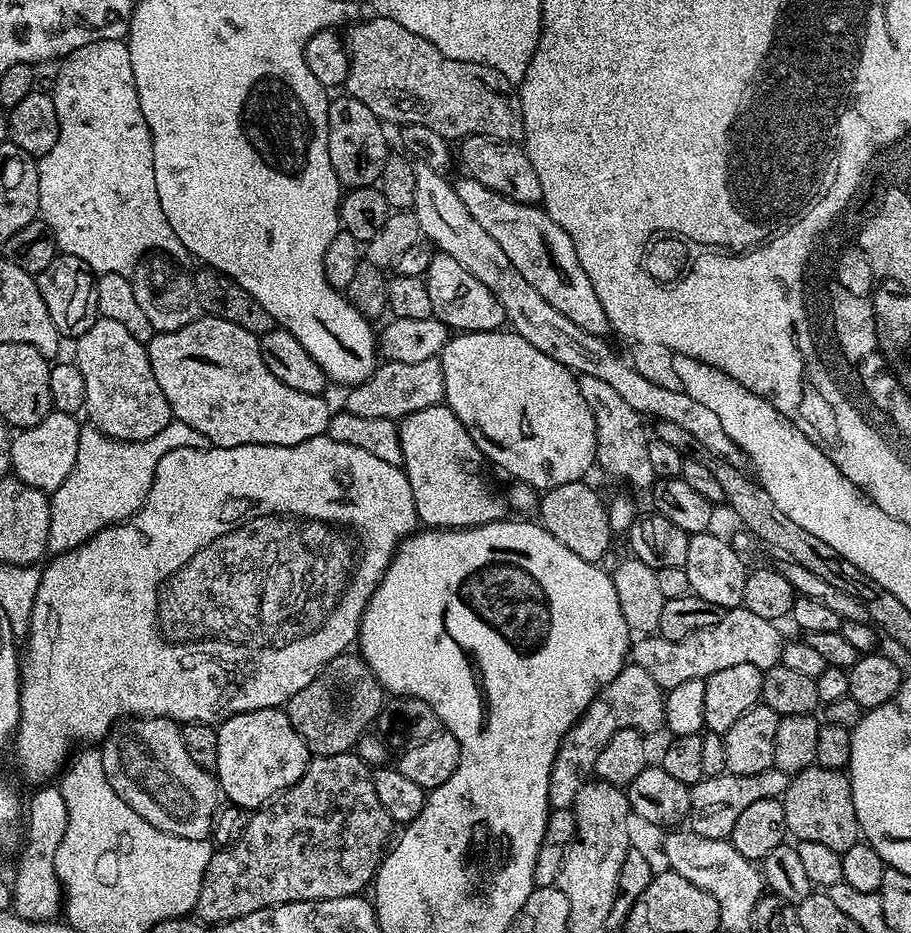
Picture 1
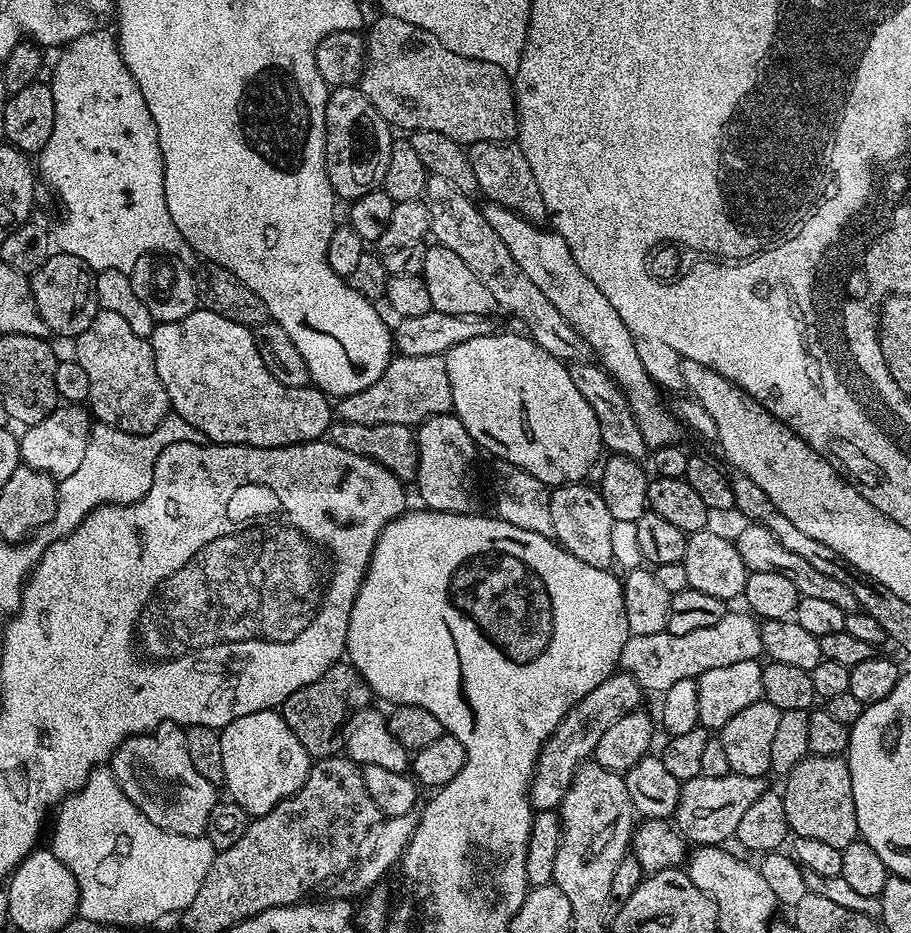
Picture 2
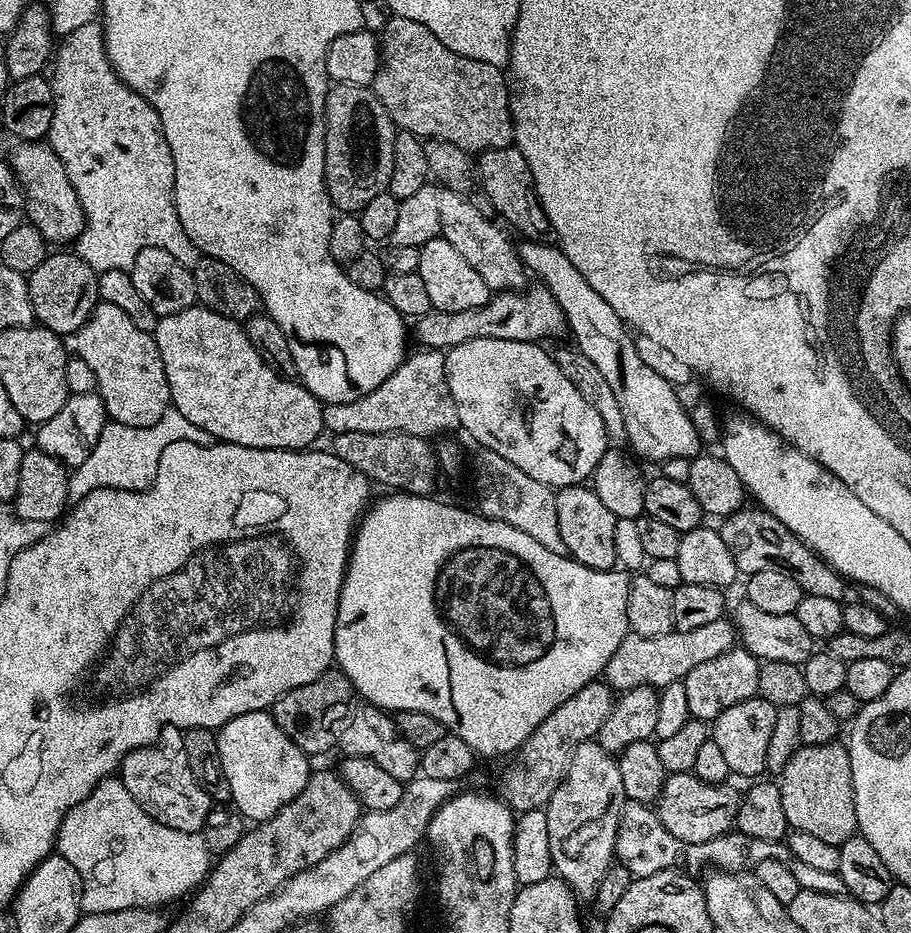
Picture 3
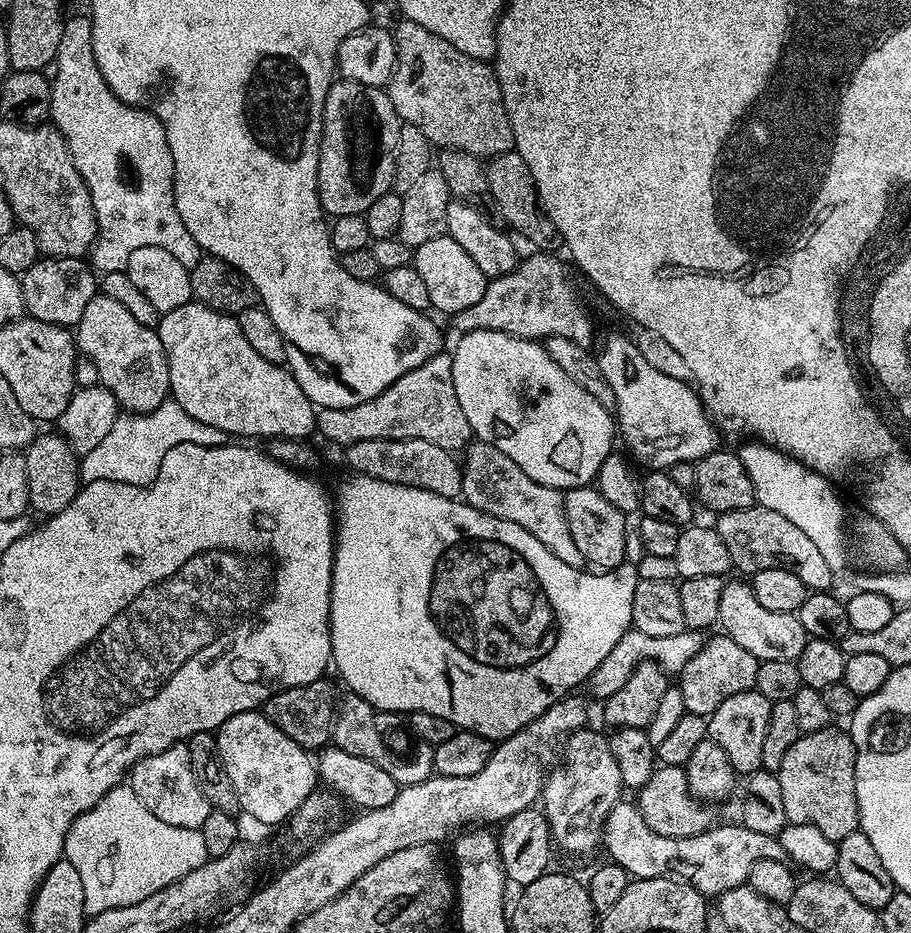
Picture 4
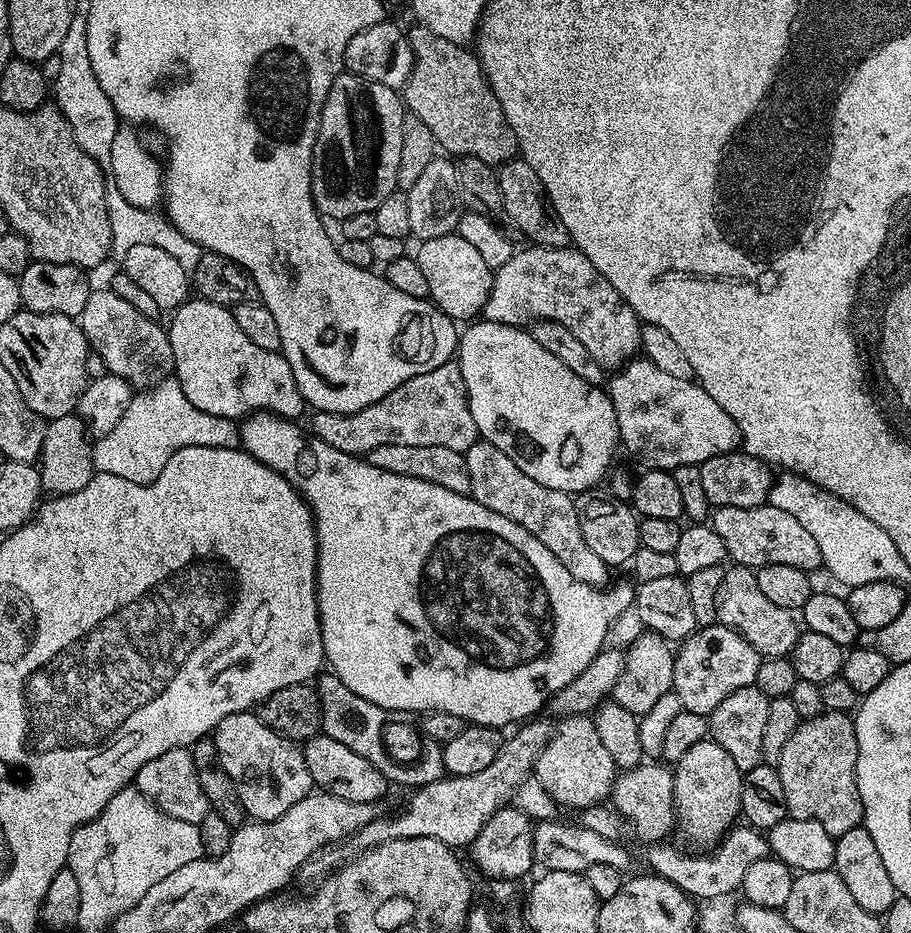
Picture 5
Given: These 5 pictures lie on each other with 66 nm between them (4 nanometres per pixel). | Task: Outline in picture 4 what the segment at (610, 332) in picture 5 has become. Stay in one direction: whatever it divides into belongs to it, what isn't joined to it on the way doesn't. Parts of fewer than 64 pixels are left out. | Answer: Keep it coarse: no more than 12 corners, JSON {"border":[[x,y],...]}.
{"border":[[539,250],[489,279],[457,333],[588,346],[569,265]]}

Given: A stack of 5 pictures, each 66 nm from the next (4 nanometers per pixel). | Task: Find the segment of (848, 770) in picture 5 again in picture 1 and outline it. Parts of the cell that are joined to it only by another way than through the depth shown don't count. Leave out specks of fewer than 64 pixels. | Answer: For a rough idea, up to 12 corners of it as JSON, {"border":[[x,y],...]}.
{"border":[[811,766],[782,795],[787,835],[843,854],[862,836],[852,781]]}

